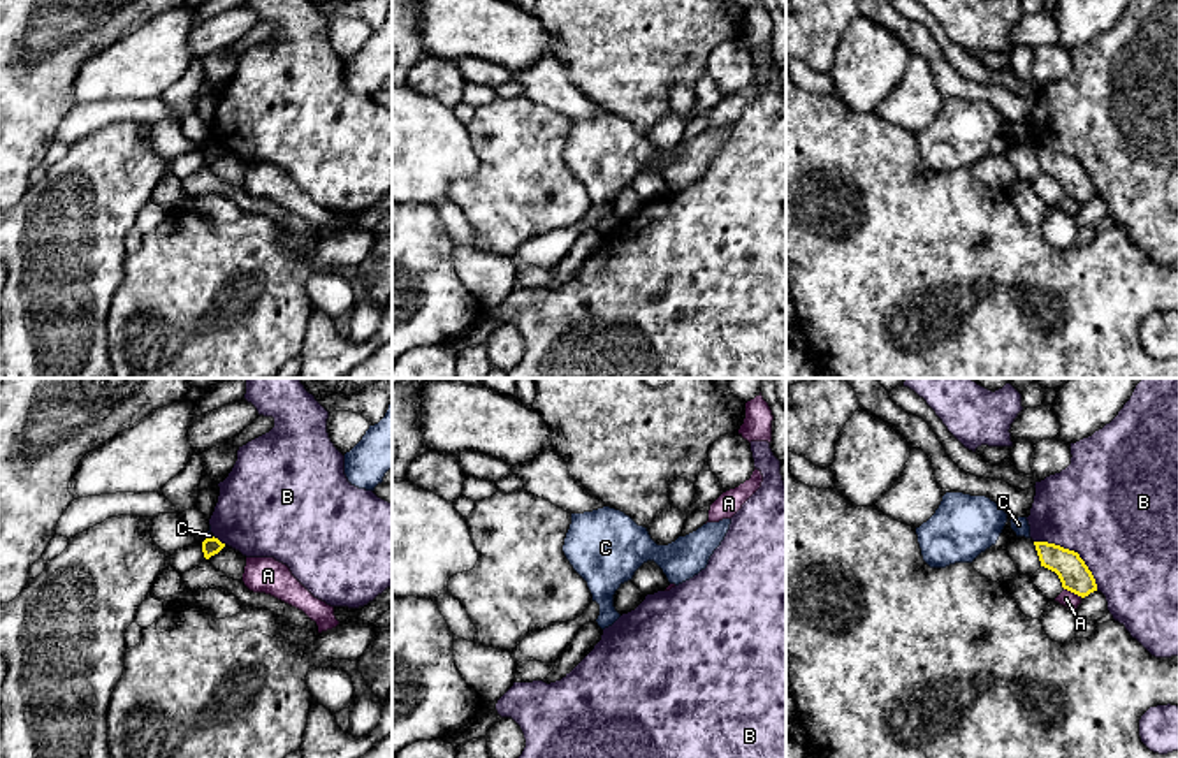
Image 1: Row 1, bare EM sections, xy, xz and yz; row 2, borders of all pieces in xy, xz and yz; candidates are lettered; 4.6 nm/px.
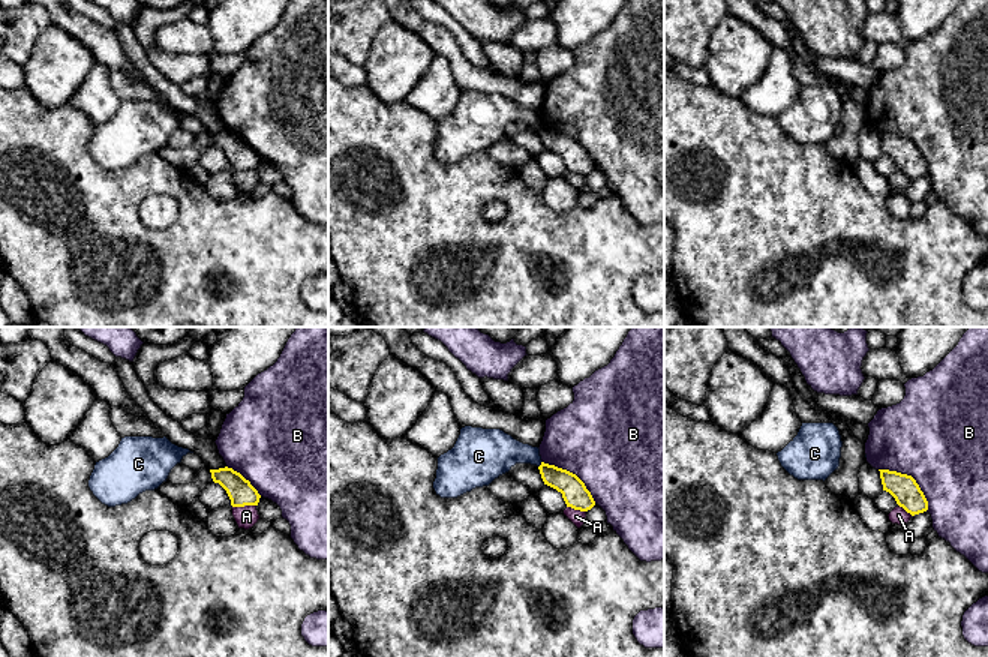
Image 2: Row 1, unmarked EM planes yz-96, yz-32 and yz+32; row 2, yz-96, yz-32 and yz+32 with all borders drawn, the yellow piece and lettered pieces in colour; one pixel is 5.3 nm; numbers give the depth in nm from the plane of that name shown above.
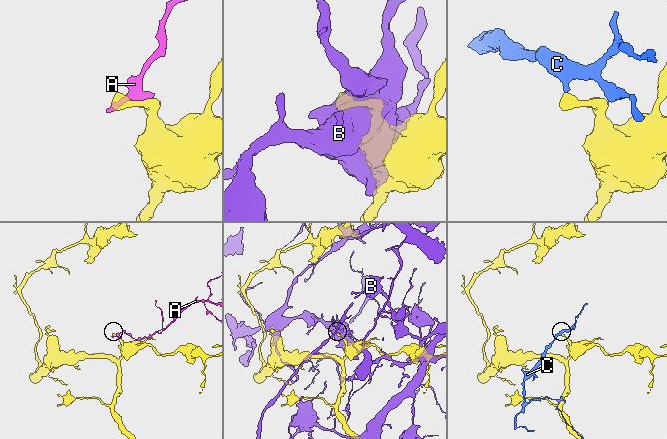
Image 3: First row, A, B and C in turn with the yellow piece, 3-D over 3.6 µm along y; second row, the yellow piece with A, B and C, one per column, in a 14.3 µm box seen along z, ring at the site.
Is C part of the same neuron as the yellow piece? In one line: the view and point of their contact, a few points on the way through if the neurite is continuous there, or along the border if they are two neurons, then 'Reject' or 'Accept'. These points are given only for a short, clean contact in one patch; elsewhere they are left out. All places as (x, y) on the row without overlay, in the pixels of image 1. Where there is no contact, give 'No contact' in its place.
Touches yellow at xy (210, 145). Boundary: xy (213, 141), (208, 145). Reject

